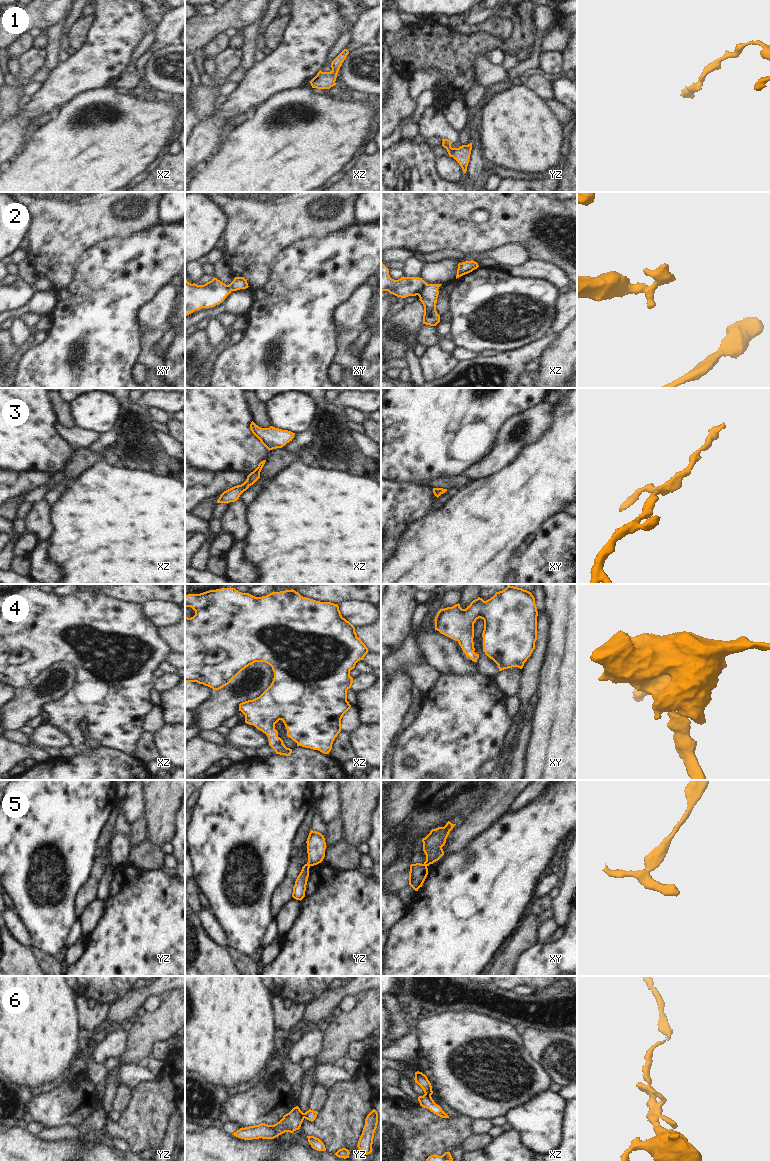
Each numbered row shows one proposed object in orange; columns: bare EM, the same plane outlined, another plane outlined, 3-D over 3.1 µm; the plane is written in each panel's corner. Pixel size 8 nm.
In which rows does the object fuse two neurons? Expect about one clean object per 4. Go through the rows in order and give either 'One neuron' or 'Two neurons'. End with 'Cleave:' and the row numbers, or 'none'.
1: One neuron
2: Two neurons
3: One neuron
4: One neuron
5: Two neurons
6: Two neurons
Cleave: 2, 5, 6

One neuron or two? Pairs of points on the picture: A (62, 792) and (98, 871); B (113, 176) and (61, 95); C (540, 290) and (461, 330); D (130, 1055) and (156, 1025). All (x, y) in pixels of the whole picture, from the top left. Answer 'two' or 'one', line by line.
A: two
B: two
C: one
D: one

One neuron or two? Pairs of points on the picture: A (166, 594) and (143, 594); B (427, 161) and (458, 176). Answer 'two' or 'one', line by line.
A: one
B: two

